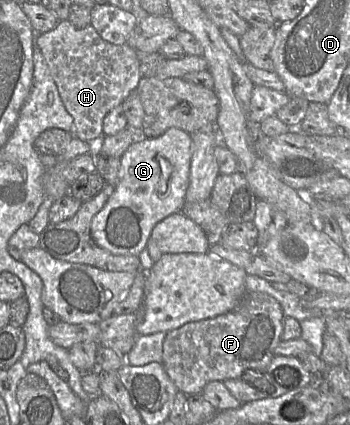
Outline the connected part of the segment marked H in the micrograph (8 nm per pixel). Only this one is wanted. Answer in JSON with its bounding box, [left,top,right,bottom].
[36,20,142,144]

